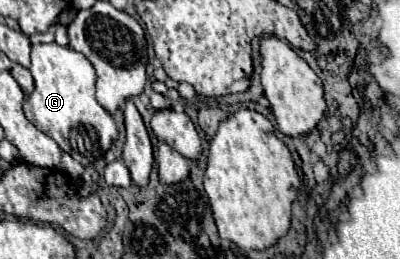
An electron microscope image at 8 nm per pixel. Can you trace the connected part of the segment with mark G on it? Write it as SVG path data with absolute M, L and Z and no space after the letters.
M56 43L34 45L30 71L36 81L36 89L24 99L24 113L28 121L52 137L62 151L70 153L84 167L104 157L118 139L118 127L112 115L96 101L96 73L90 61L70 47L60 47Z

